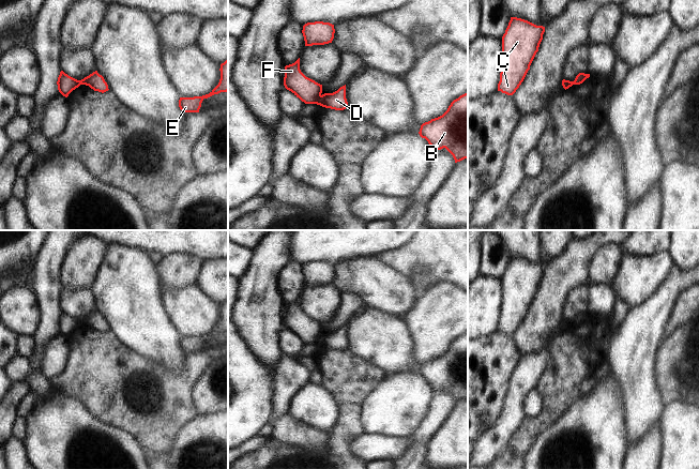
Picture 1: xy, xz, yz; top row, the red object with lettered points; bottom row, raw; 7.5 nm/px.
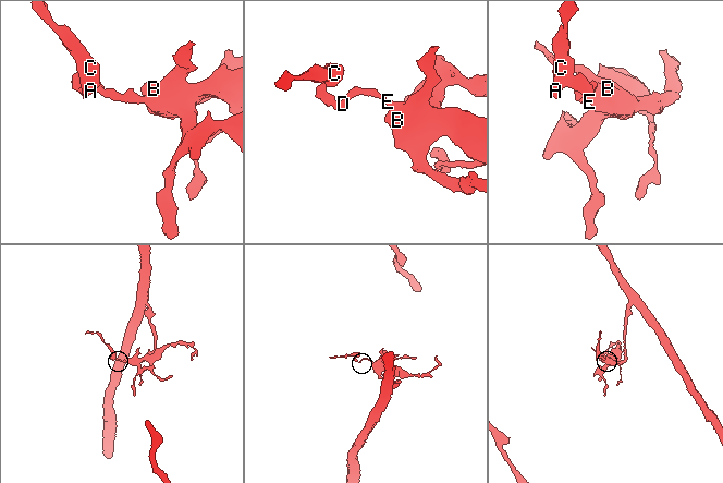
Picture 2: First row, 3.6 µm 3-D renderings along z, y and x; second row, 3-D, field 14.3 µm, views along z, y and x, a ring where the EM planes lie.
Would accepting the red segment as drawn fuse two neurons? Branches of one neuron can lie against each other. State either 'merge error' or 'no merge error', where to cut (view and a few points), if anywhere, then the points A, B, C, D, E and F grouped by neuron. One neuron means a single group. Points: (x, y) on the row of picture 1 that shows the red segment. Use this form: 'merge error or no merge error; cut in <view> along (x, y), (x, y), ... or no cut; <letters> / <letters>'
merge error; cut in xz along (320, 94), (315, 103); A C F / B D E

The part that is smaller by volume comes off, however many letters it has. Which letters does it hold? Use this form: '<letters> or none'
A, C, F

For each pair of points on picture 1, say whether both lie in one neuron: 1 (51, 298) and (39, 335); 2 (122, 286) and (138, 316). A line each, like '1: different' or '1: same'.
1: same
2: same

